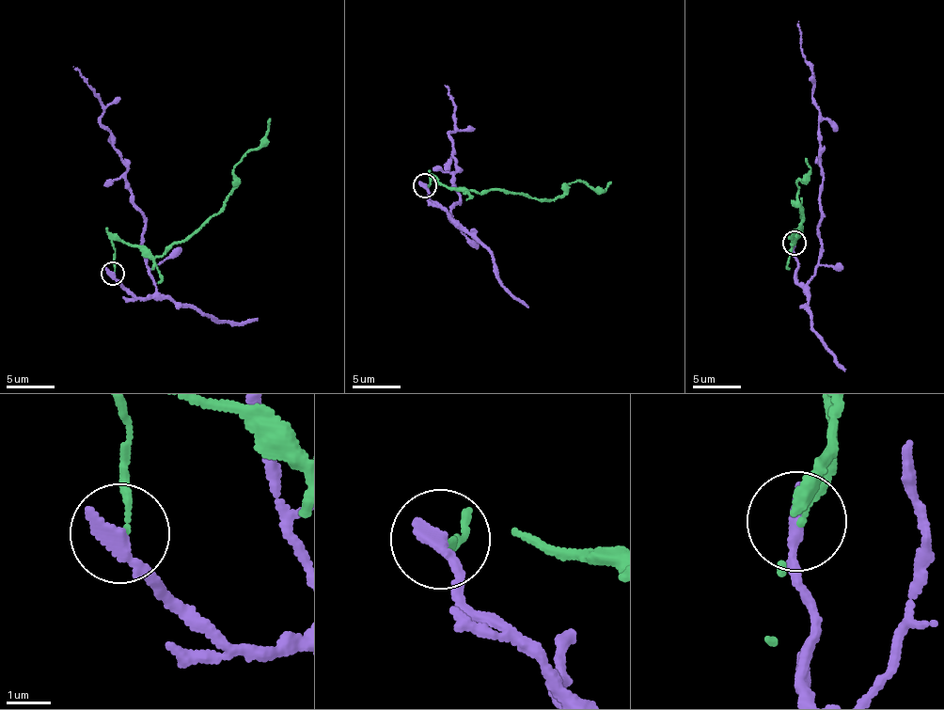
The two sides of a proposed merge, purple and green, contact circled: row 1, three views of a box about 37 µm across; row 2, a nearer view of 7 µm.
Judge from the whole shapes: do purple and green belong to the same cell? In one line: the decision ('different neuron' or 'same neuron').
different neuron

